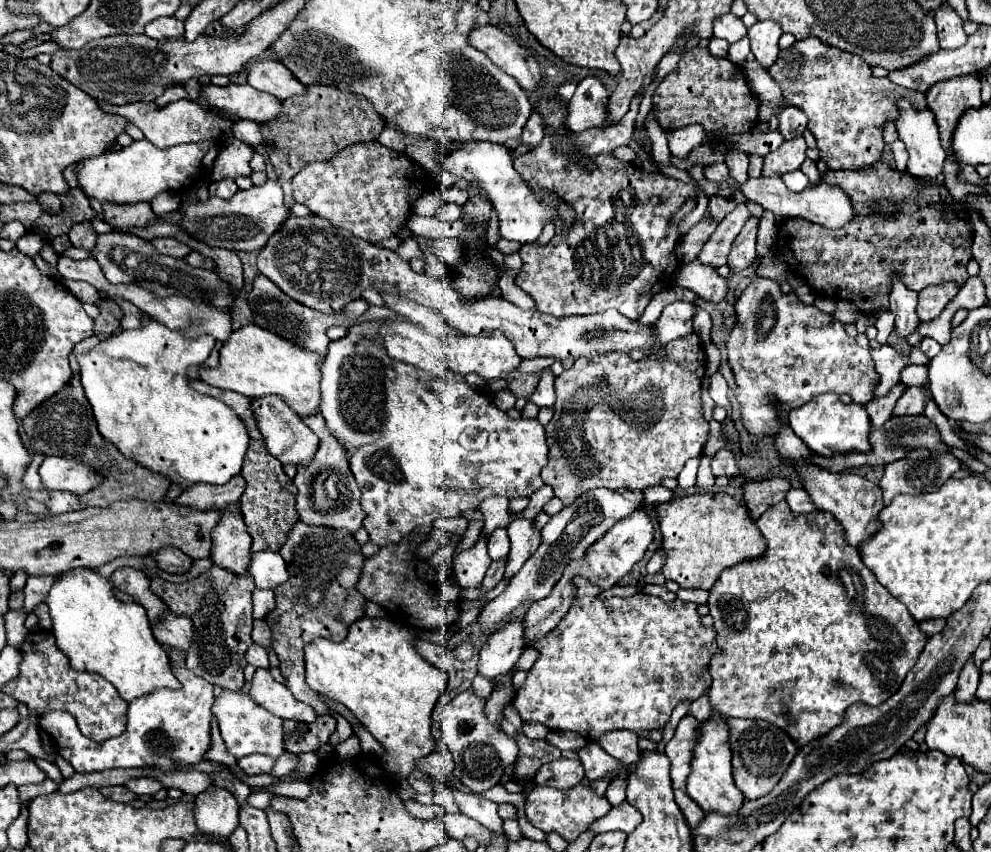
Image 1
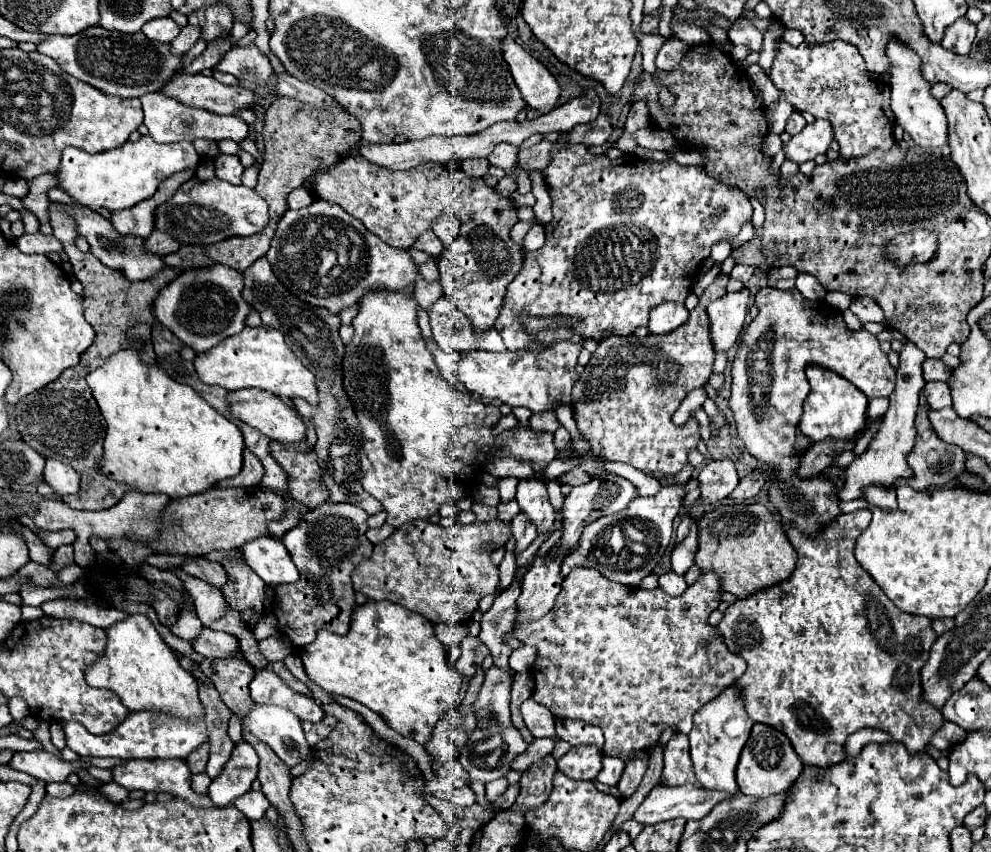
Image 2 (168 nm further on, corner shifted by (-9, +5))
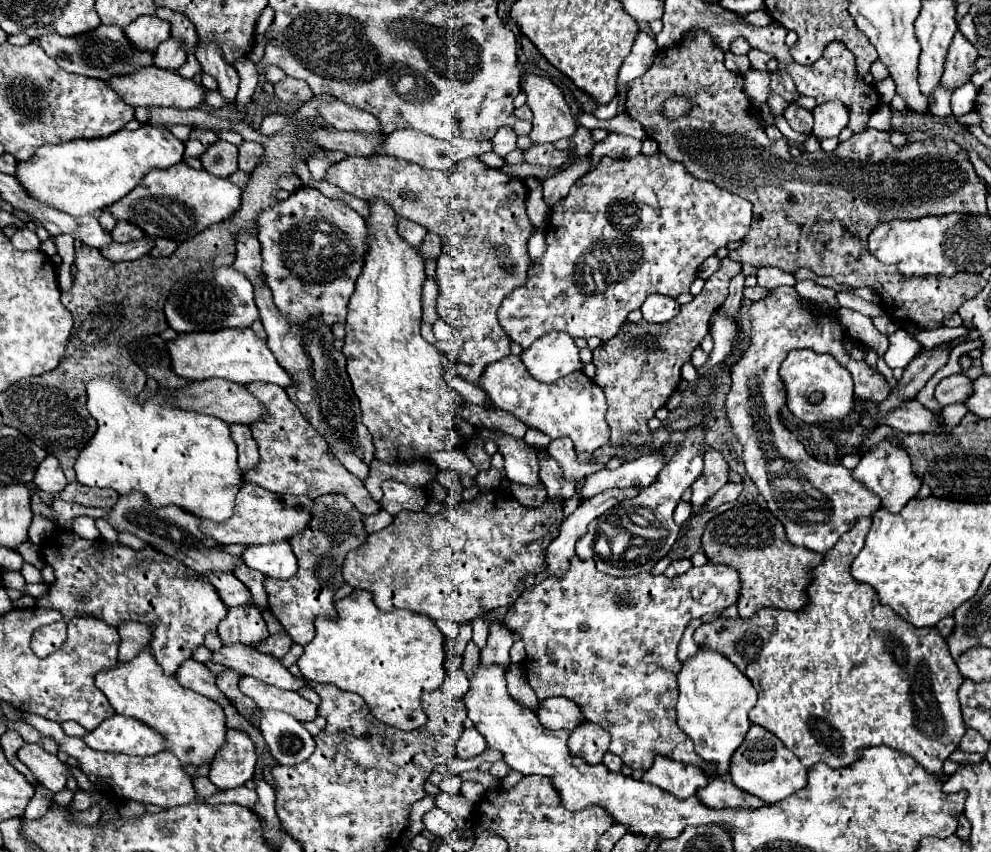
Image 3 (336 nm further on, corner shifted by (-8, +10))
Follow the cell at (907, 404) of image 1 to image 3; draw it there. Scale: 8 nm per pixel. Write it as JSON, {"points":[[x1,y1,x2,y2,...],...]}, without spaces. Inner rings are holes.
{"points":[[954,374,948,378,942,378,936,386,936,400,940,406,948,406,954,402,964,402,972,394,972,380,964,374]]}

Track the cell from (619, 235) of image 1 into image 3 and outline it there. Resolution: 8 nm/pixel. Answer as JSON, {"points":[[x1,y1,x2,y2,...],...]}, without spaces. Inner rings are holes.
{"points":[[662,152,654,154,654,156,644,156,638,154,634,158,626,158,626,160,614,160,614,158,602,158,598,162,598,166,584,174,582,178,576,180,576,184,570,188,568,196,564,196,558,204,552,206,550,210,550,220,548,220,548,228,546,228,546,252,542,254,538,264,530,264,528,270,528,280,518,286,512,294,508,294,498,310,498,320,500,326,504,328,504,332,508,334,508,338,516,344,520,344,522,348,528,348,534,340,538,340,540,336,548,334,550,330,560,330,570,334,572,338,590,338,590,336,598,336,600,340,610,340,618,334,620,326,626,322,628,314,632,310,640,310,640,306,644,304,644,300,650,294,666,294,676,298,678,294,684,294,690,290,690,284,696,280,696,272,698,266,708,258,714,256,714,252,720,246,726,246,728,242,734,240,742,240,748,230,750,230,750,222,752,222,752,204,736,194,730,194,728,190,718,188,714,182,708,180,698,180,694,178,684,166,680,166,680,162,674,162,670,158,666,158]]}

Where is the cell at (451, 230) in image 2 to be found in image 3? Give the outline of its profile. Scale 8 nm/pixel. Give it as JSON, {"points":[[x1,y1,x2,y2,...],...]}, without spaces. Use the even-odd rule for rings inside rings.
{"points":[[428,232,422,246,420,246,420,252,424,252,428,258,436,260,442,252,442,240,440,240,440,234,434,234,434,232]]}

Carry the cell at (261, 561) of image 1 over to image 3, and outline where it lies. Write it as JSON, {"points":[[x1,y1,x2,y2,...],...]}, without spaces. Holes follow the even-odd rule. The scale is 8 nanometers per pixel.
{"points":[[286,540,272,542,272,544,246,546,246,550,242,552,242,560,250,568,270,578,292,578,298,570,296,556]]}

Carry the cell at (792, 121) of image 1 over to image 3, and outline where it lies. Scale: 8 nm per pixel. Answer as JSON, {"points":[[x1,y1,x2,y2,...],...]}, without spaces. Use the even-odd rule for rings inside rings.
{"points":[[790,102,790,104,786,106,786,110,784,110,784,118,786,118,786,122,790,124,792,130,802,132,802,134,810,134,812,122,814,122,810,110,804,110,804,108,800,108,798,104]]}

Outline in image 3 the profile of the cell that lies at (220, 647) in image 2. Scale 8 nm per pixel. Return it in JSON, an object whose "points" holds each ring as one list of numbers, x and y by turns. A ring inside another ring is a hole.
{"points":[[226,644,212,654,212,660,234,668,244,676,254,676,260,682,284,688,284,690,300,690,304,686,302,680,294,678,278,658,270,658,270,654,262,654,252,646,242,644]]}

